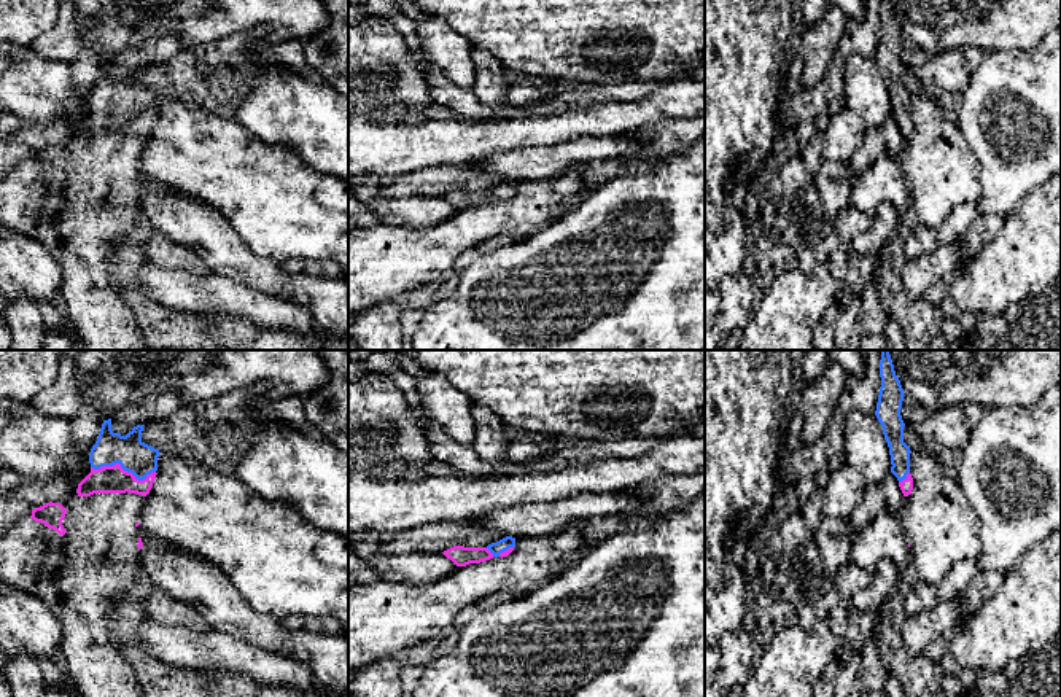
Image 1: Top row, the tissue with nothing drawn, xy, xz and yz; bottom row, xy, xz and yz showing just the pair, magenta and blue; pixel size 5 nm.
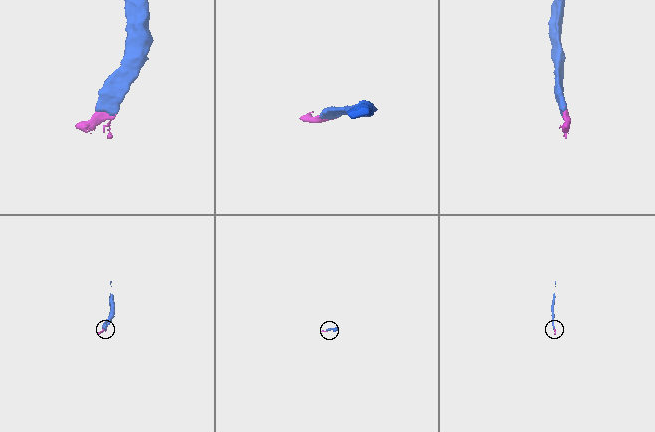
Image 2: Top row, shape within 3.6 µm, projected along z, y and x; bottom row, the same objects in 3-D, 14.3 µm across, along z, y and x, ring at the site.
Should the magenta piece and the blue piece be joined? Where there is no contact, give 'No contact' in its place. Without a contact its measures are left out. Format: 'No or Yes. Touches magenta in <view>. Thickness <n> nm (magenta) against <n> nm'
Yes. Touches magenta in xy. Thickness 140 nm (magenta) against 170 nm

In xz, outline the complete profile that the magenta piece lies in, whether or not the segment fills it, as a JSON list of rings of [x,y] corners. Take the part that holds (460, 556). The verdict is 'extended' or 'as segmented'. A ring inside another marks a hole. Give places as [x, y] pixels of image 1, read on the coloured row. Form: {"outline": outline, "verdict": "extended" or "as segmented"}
{"outline": [[[506,536],[496,543],[488,544],[487,547],[453,546],[442,554],[457,567],[466,567],[469,563],[480,563],[493,557],[506,557],[514,551],[514,547],[515,538]]], "verdict": "extended"}

